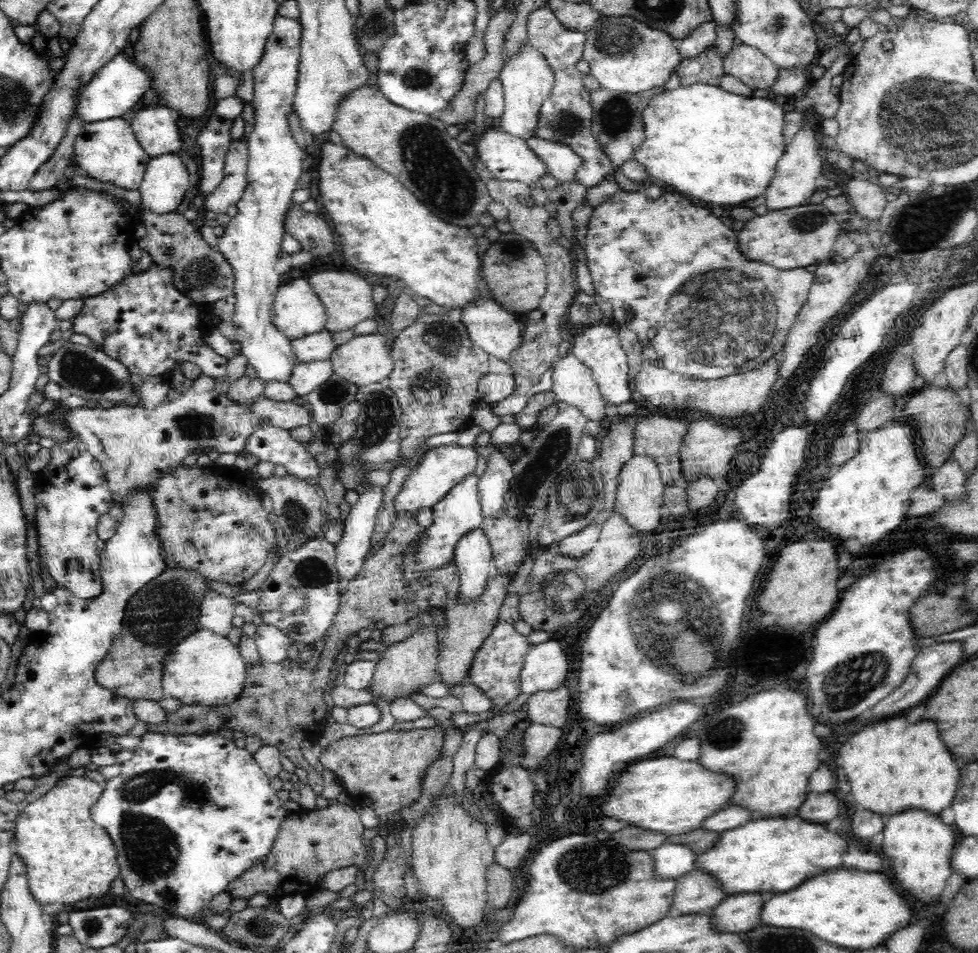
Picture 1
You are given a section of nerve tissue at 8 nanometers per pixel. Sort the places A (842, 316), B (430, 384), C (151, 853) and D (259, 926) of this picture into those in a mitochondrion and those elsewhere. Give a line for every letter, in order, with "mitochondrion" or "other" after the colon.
A: other
B: mitochondrion
C: mitochondrion
D: mitochondrion

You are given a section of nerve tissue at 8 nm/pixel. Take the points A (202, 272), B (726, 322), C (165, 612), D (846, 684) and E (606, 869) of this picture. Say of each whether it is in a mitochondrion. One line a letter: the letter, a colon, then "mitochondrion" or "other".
A: mitochondrion
B: mitochondrion
C: mitochondrion
D: mitochondrion
E: mitochondrion

